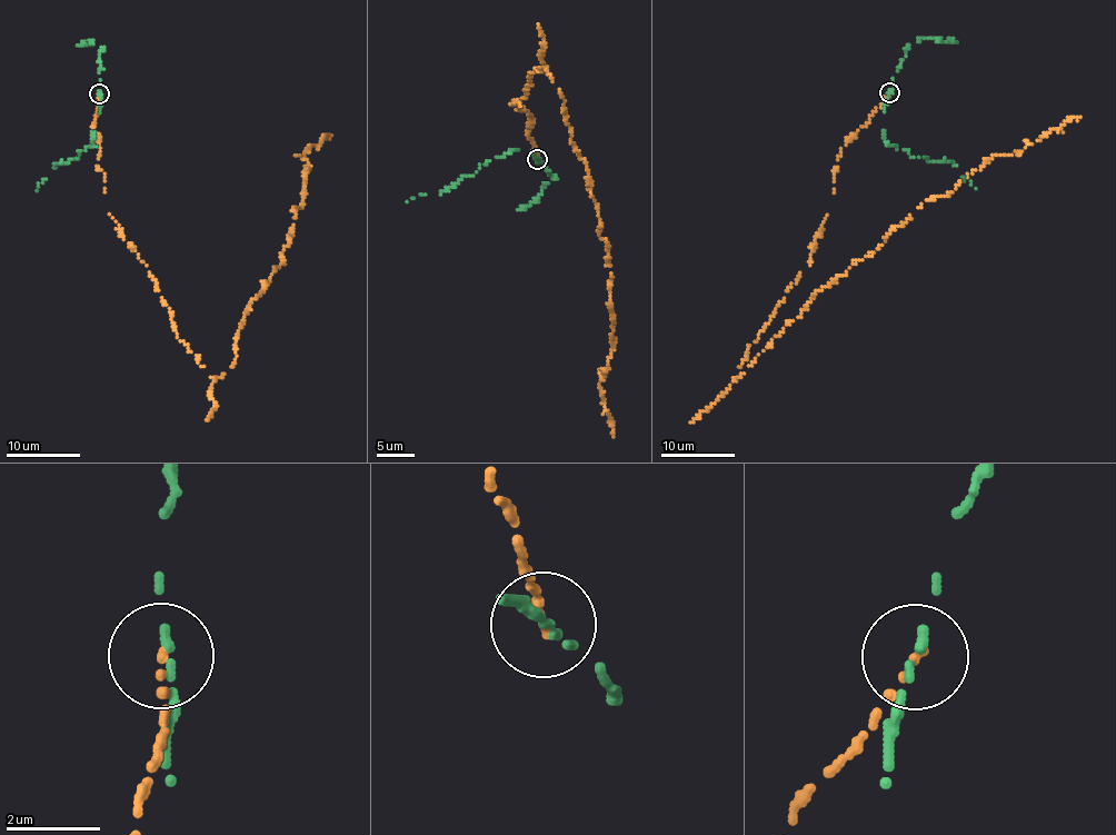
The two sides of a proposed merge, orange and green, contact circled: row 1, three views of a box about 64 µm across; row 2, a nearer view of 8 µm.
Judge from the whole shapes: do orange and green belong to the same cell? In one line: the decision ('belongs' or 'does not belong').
does not belong

